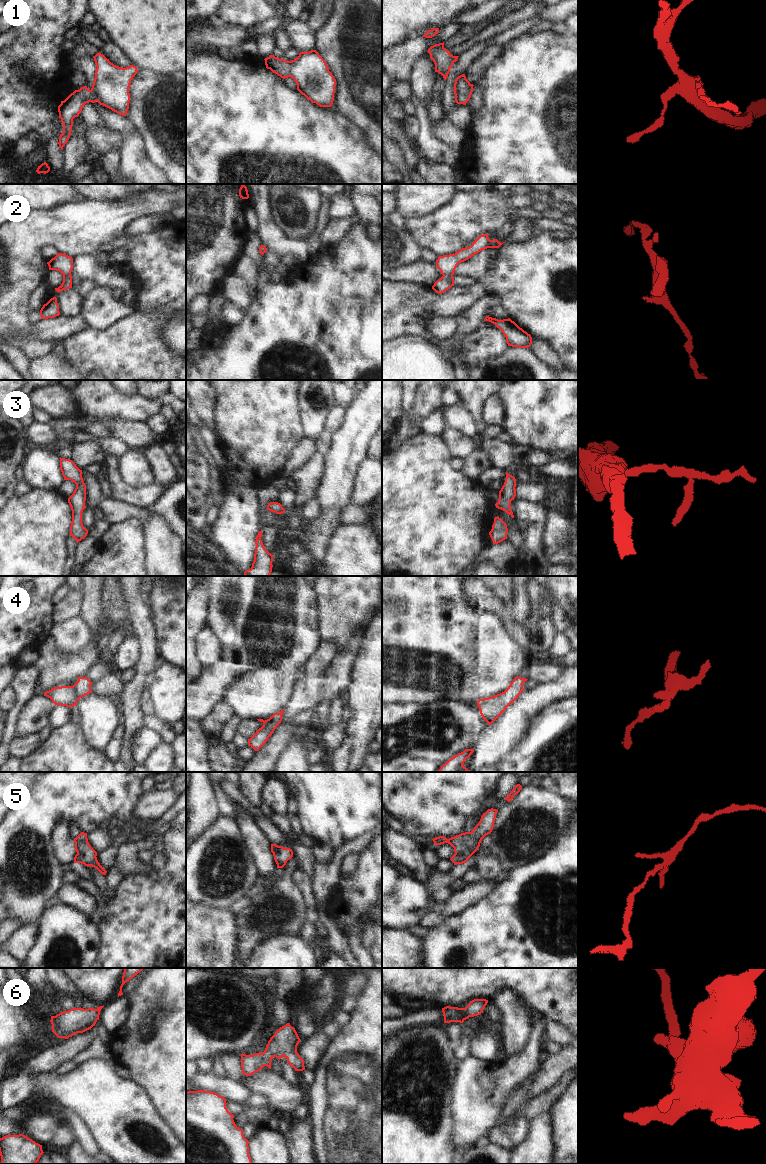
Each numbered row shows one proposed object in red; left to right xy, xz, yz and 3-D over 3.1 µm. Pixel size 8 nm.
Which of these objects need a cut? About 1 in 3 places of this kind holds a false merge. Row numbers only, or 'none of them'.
none of them.

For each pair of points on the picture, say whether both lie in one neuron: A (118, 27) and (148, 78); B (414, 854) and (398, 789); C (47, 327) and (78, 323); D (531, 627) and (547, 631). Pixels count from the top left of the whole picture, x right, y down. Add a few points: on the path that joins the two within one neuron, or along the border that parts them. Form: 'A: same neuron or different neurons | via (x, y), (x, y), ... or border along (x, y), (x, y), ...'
A: different neurons | border along (141, 69), (149, 69), (166, 75)
B: different neurons | border along (406, 833), (414, 837)
C: same neuron | via (55, 327), (70, 326)
D: same neuron | via (535, 627), (543, 631)

